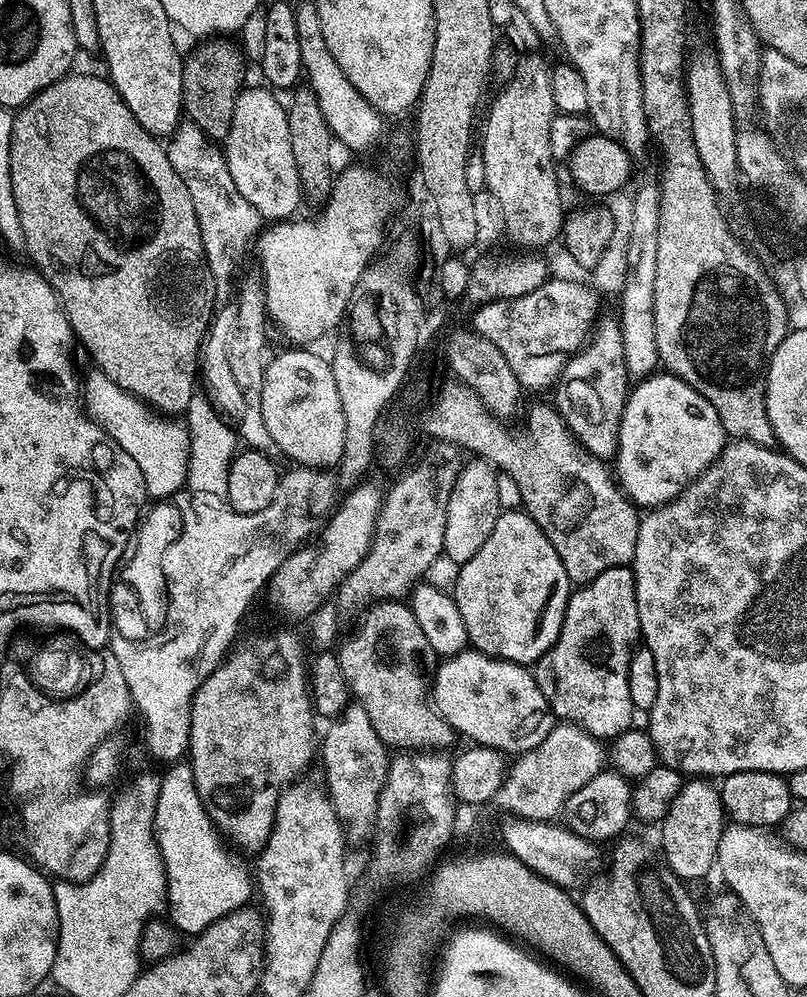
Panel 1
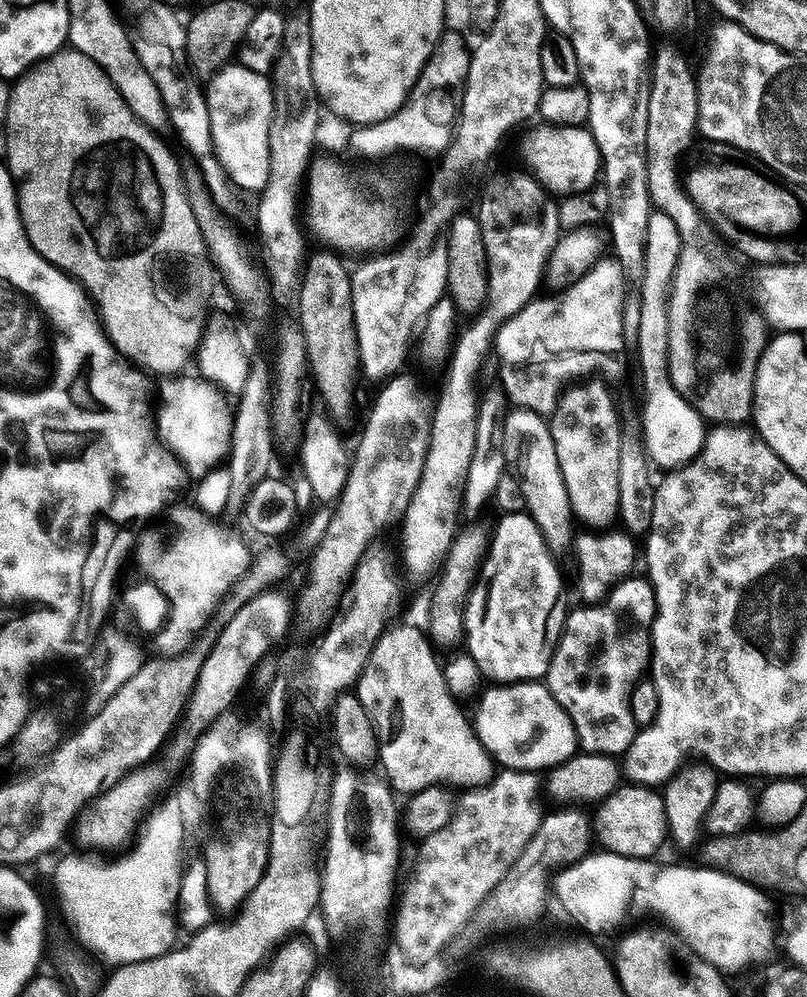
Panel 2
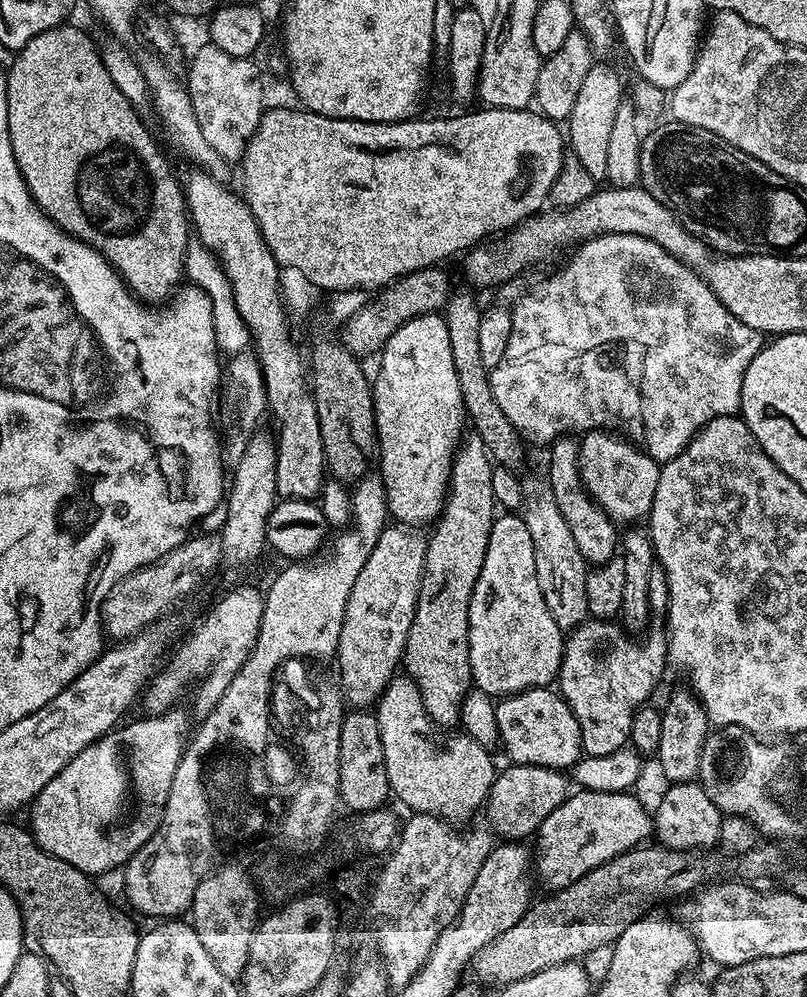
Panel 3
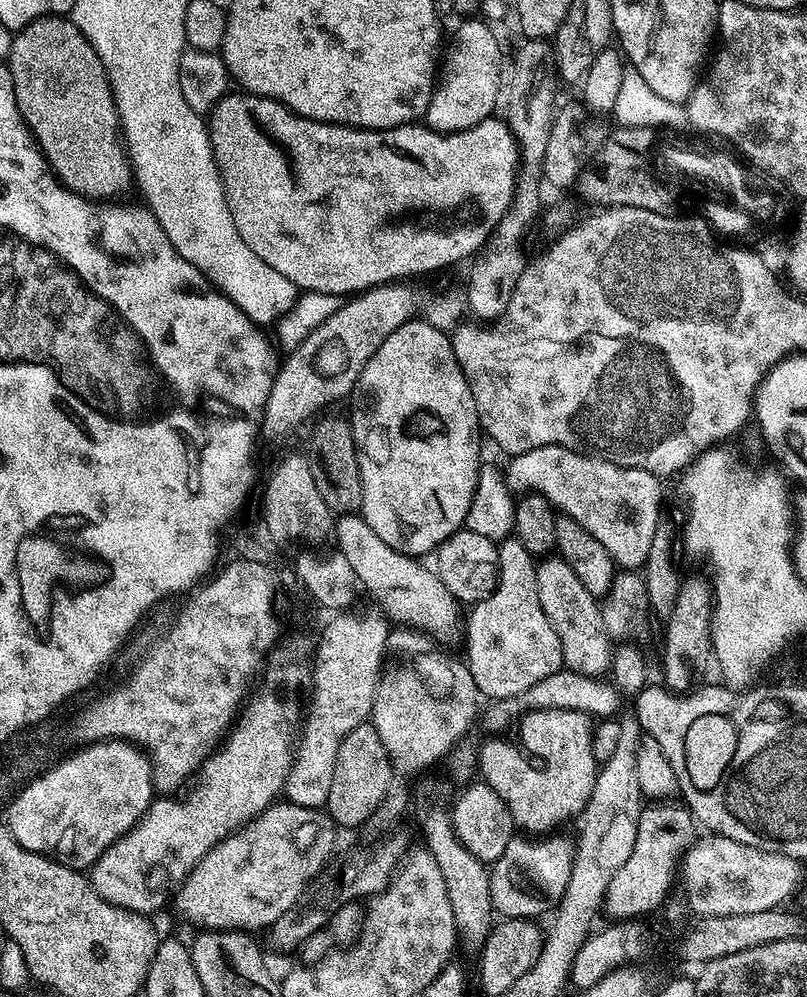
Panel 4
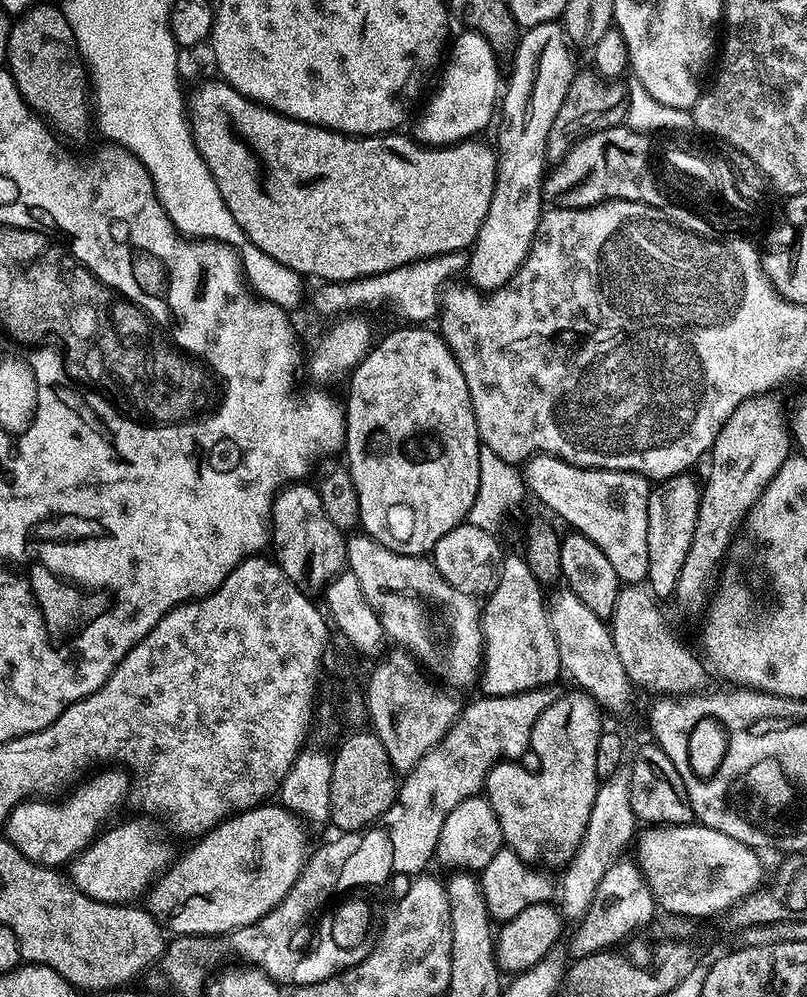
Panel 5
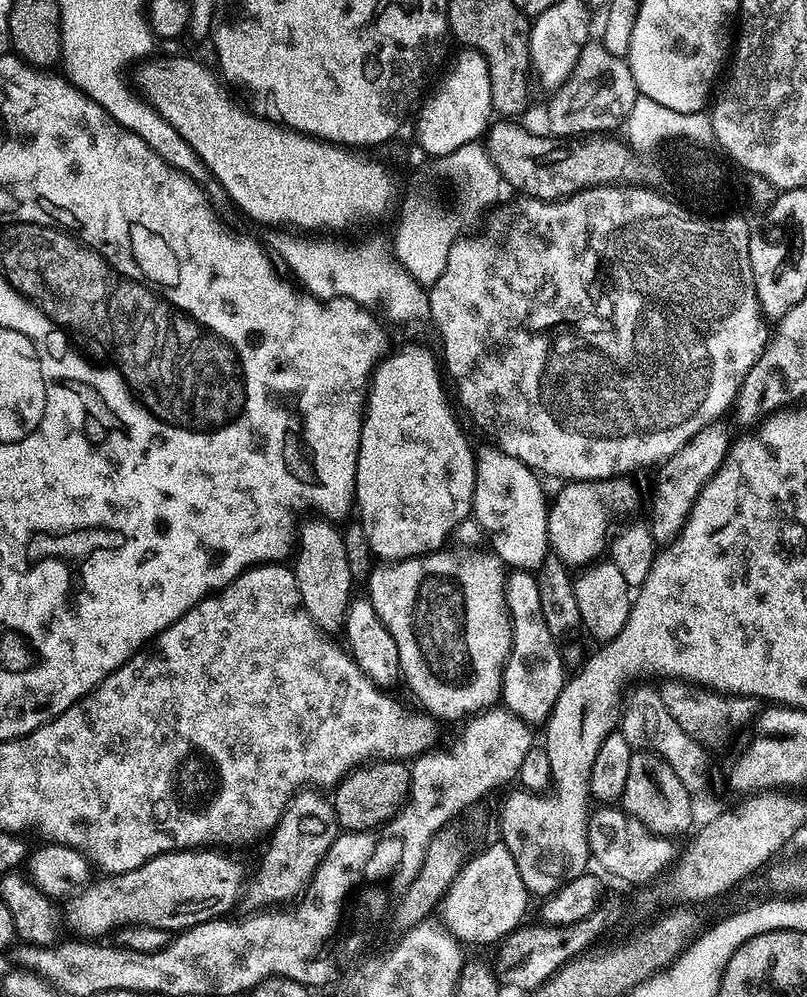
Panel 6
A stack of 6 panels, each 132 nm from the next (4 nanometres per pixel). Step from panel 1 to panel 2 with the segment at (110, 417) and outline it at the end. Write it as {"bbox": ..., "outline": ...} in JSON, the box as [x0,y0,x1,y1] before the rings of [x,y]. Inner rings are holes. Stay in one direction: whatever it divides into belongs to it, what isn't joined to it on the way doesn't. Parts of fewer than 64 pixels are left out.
{"bbox":[158,376,234,479],"outline":[[[192,376],[182,381],[169,379],[164,405],[158,408],[158,435],[180,457],[187,475],[202,479],[229,455],[234,424],[224,414],[225,393],[217,385]]]}

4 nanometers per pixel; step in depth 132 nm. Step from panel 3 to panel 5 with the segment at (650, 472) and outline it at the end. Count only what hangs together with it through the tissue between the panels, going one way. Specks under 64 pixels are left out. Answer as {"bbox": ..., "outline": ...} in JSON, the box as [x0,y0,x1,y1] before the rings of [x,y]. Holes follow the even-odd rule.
{"bbox":[524,453,652,584],"outline":[[[540,453],[524,466],[525,487],[554,513],[568,522],[579,535],[590,538],[606,555],[610,566],[618,574],[621,583],[641,584],[649,572],[649,550],[646,541],[647,511],[652,486],[648,478],[630,471],[606,471],[604,469],[580,468],[556,456]]]}

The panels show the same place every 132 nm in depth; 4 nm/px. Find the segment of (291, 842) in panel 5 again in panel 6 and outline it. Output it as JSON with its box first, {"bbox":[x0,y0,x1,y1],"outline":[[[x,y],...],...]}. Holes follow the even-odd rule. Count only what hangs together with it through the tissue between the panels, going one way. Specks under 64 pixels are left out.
{"bbox":[62,850,240,938],"outline":[[[185,850],[167,852],[156,856],[150,862],[138,866],[129,872],[104,874],[84,885],[67,901],[68,909],[63,909],[62,916],[68,919],[70,927],[80,938],[104,938],[107,932],[133,926],[166,928],[176,934],[186,928],[192,928],[203,921],[217,919],[225,915],[234,904],[240,888],[240,870],[228,857],[216,850]]]}

